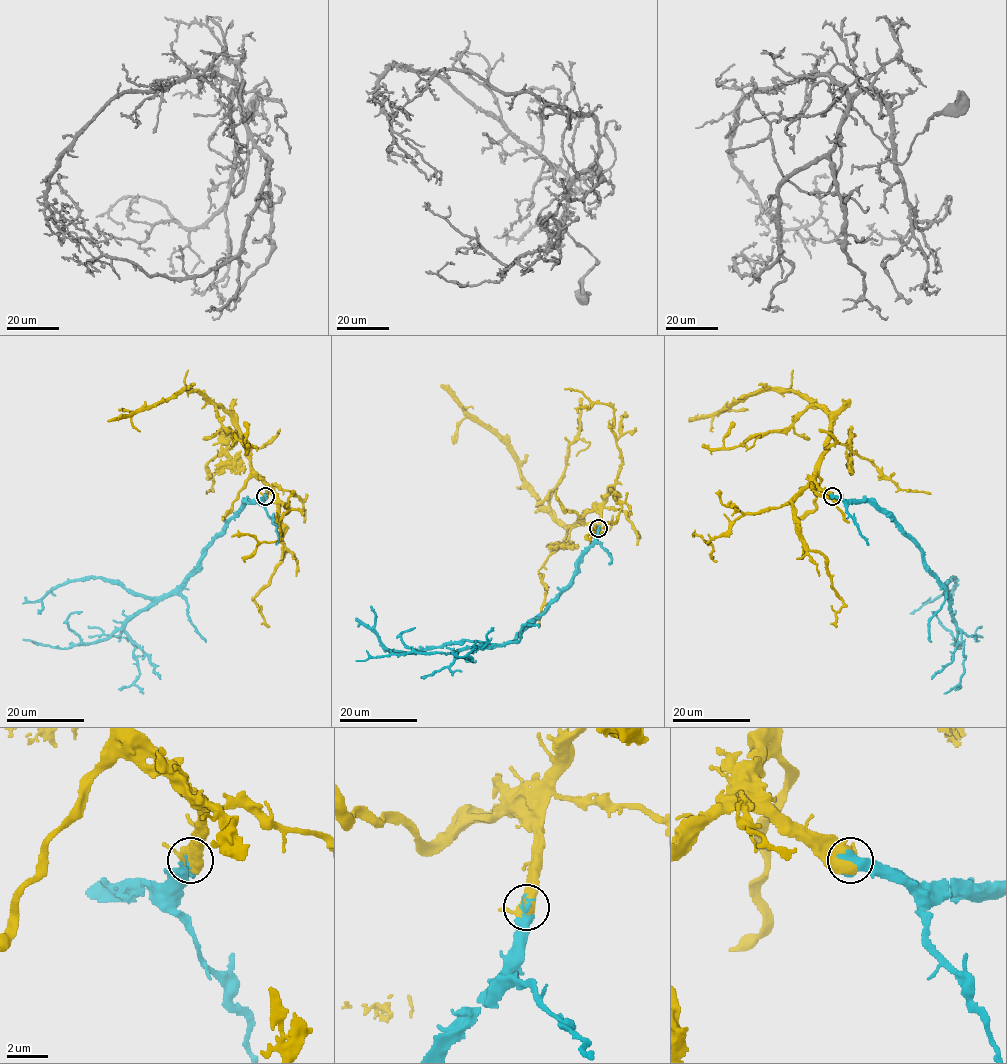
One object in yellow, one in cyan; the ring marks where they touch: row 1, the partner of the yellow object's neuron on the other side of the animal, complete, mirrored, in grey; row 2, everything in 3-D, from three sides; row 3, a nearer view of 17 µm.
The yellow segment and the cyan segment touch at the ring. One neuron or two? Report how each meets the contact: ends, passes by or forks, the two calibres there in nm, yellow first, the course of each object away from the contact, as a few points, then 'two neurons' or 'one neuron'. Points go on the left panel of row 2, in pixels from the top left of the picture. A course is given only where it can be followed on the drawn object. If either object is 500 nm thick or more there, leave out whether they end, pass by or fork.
440/650 nm | yellow via (266, 496), (267, 485), (252, 471), (247, 445), (236, 422), (201, 393), (179, 390), (172, 397), (109, 421) | cyan via (266, 496), (243, 503), (199, 566), (165, 597), (83, 577), (54, 587), (38, 613) | one neuron

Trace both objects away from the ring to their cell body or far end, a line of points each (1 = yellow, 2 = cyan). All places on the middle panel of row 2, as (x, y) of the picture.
1: (599, 528), (600, 513), (596, 510), (574, 526), (563, 526), (527, 486), (512, 451), (442, 384)
2: (599, 528), (573, 577), (537, 618), (506, 643), (464, 640), (396, 652), (380, 641), (371, 606)

